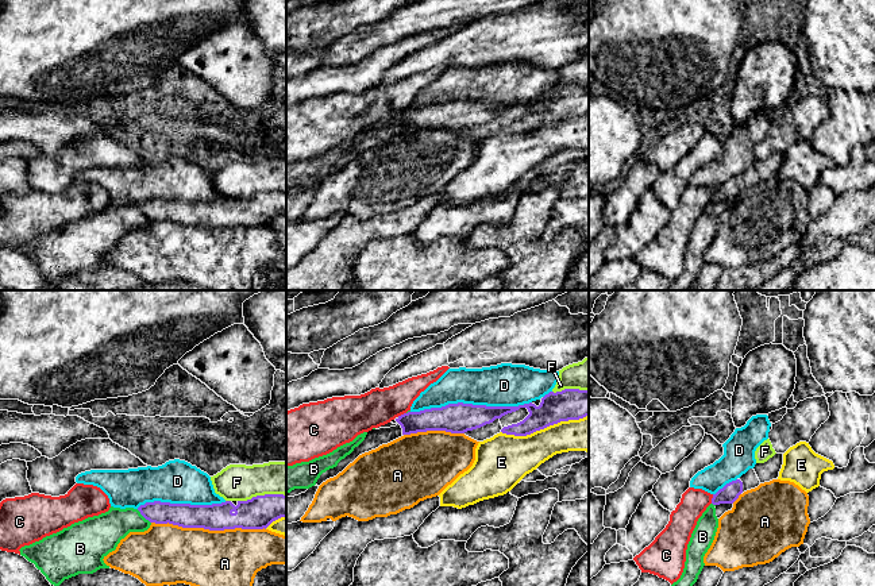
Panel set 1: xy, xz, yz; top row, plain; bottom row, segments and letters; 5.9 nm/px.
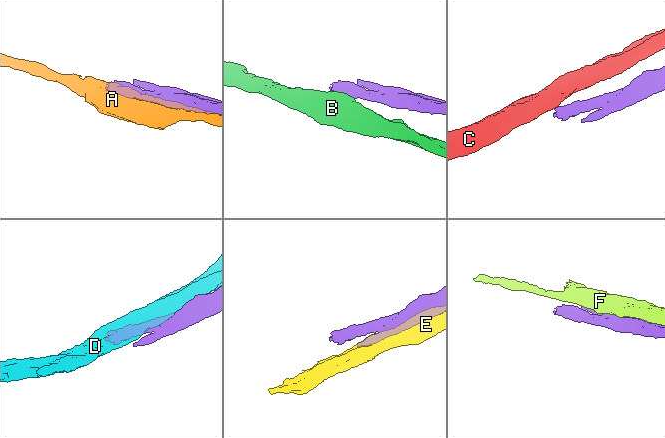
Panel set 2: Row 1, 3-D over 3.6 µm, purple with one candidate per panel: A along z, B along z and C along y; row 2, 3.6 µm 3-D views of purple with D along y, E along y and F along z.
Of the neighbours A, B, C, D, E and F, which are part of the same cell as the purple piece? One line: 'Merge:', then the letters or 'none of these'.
Merge: none of these

